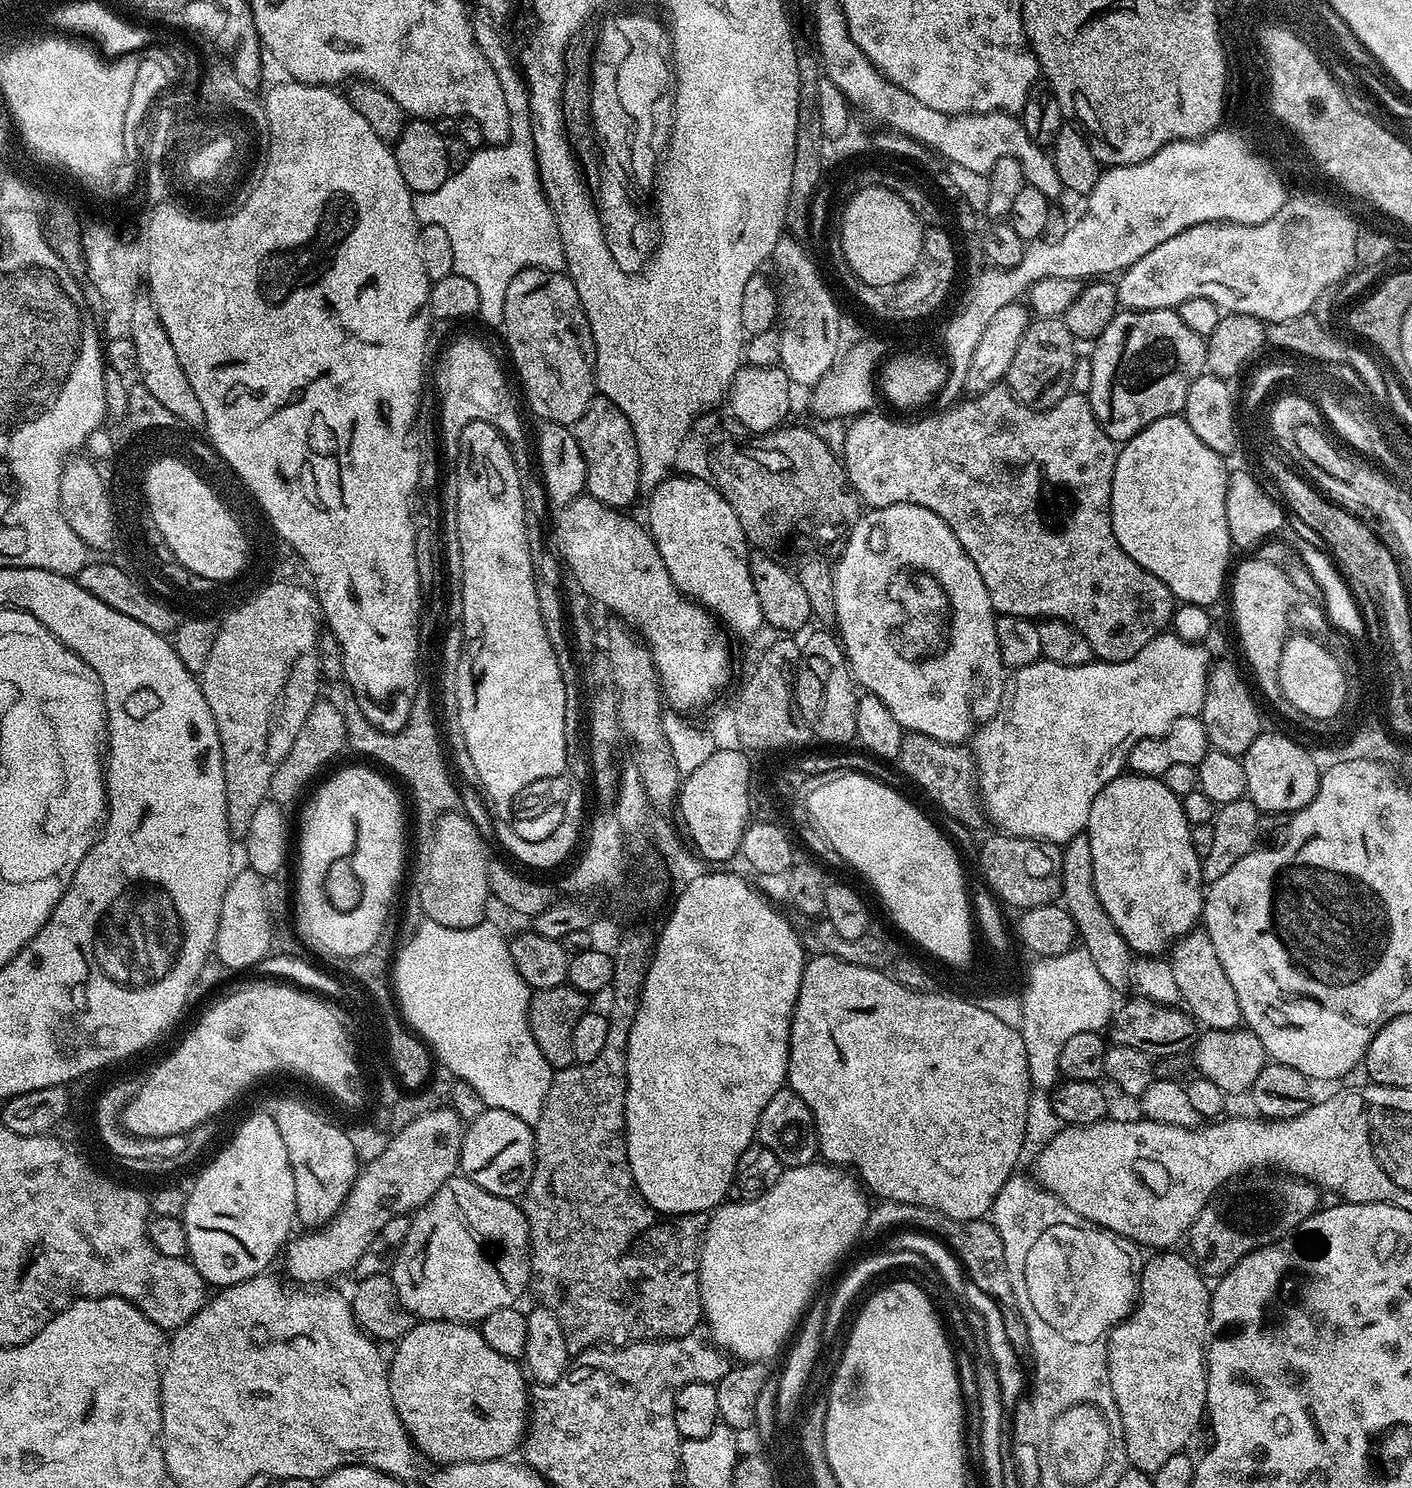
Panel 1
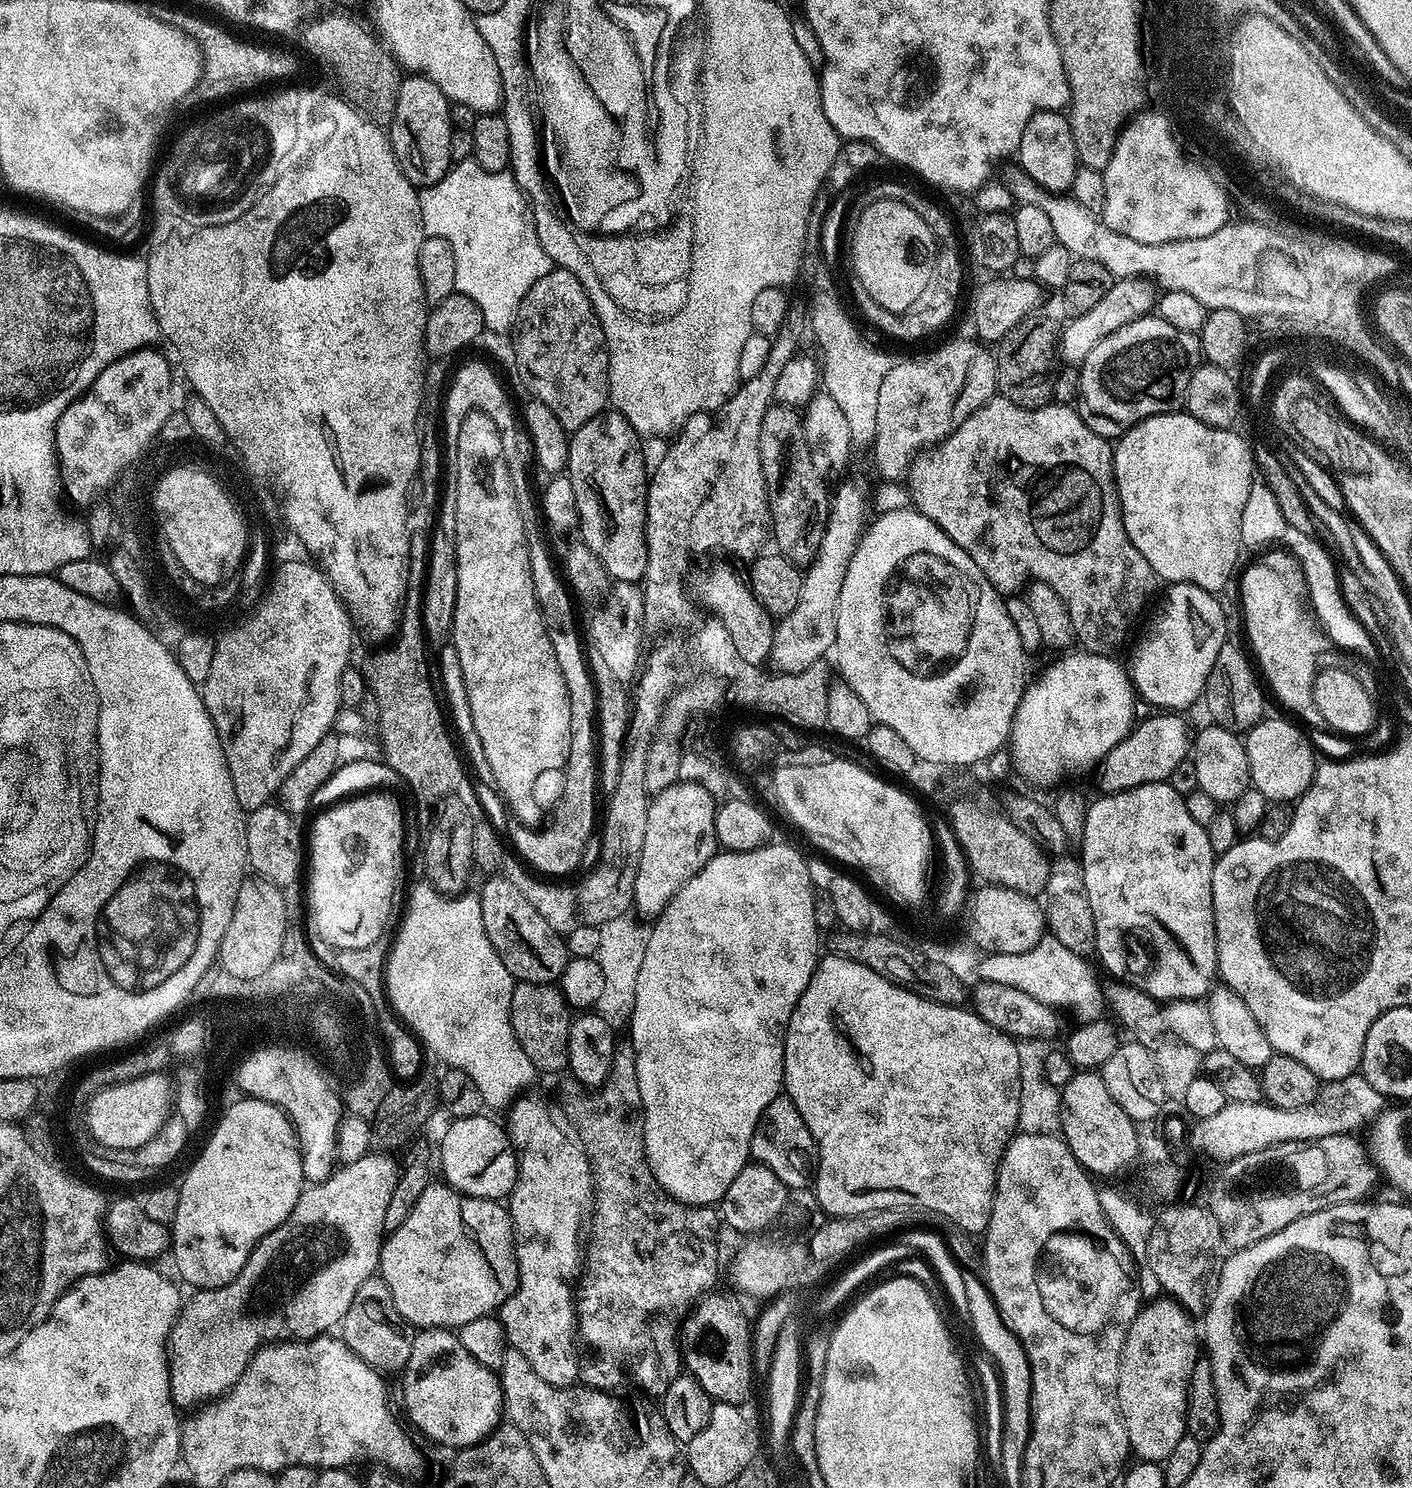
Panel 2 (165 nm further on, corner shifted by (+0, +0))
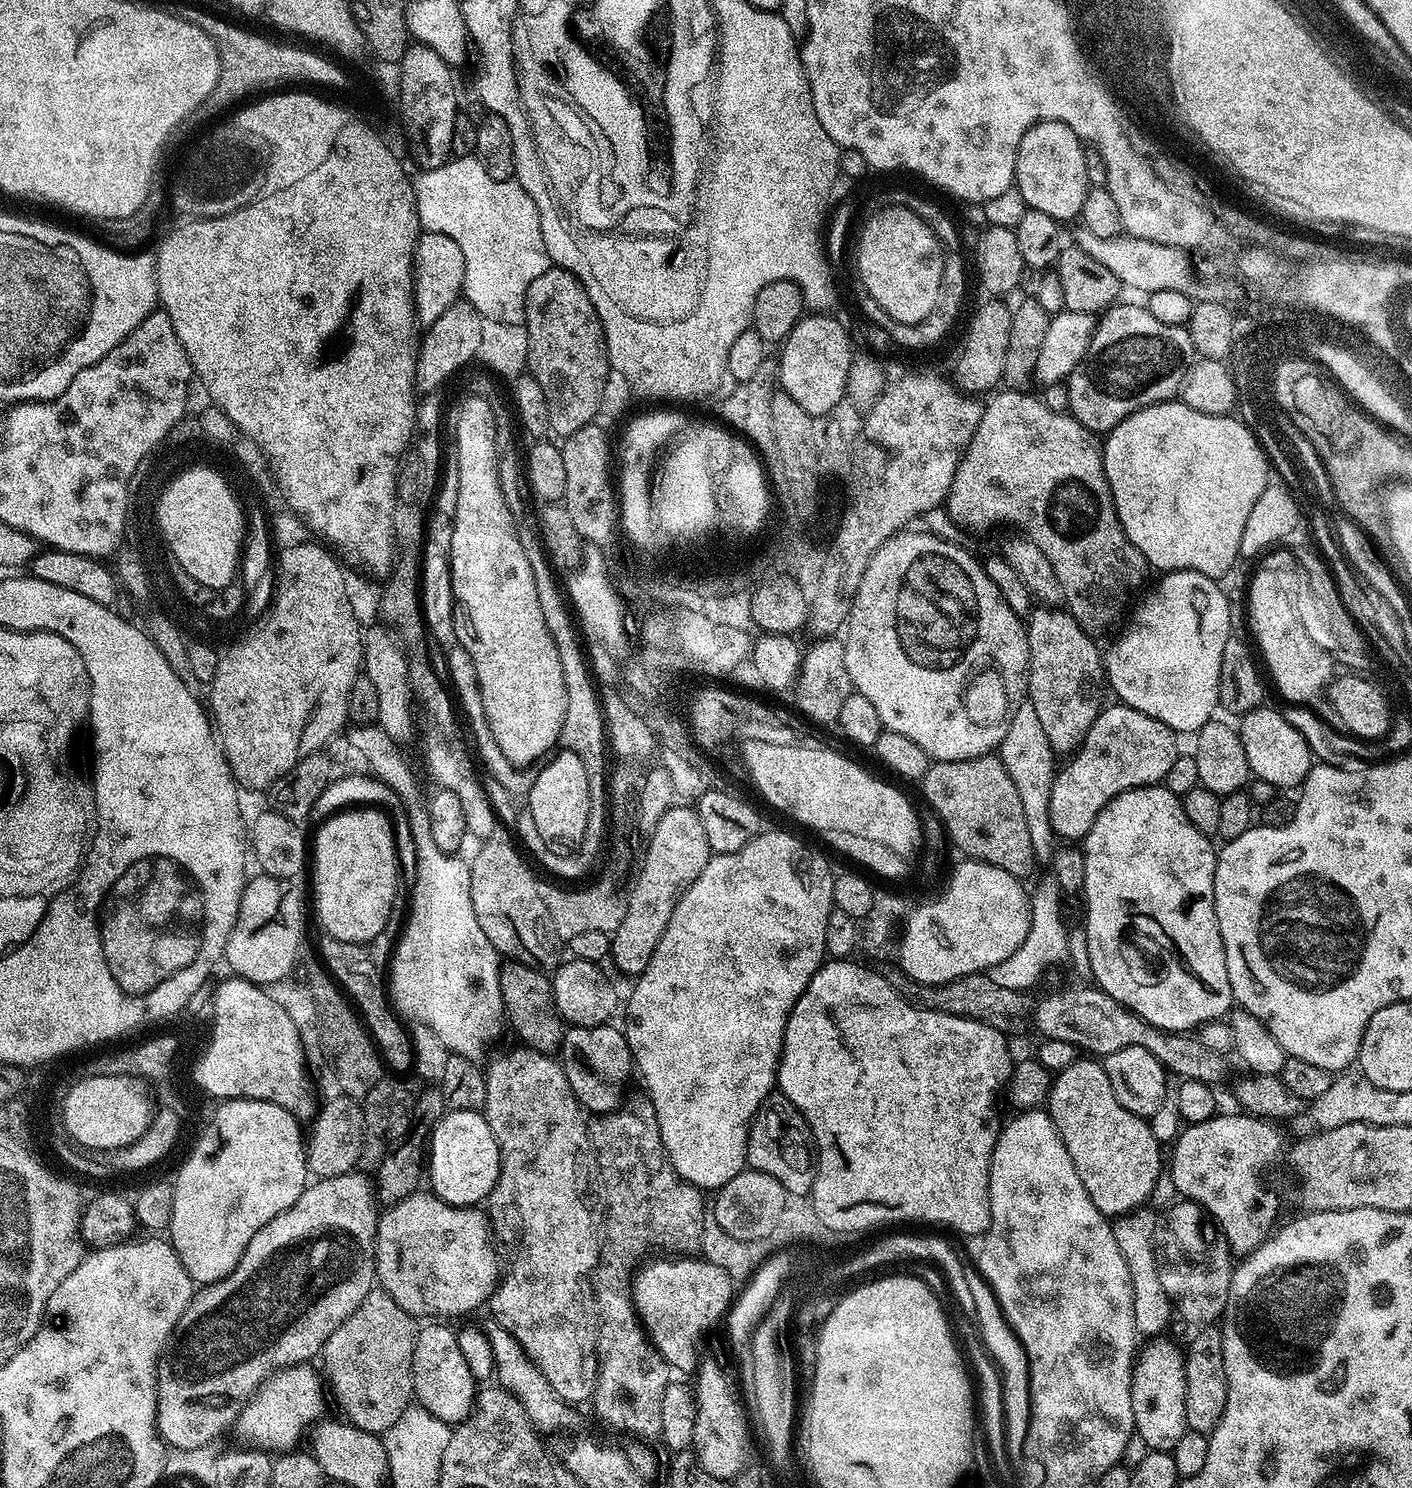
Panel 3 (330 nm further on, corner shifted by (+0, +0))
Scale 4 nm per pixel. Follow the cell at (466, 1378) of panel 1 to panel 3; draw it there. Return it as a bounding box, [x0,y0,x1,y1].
[412,1322,478,1426]

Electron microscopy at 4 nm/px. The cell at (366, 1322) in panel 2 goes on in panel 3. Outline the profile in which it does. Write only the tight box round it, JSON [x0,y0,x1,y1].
[322,1290,417,1434]

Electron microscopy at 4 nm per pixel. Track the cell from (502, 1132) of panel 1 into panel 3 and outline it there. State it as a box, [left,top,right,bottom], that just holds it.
[426,1111,500,1208]

